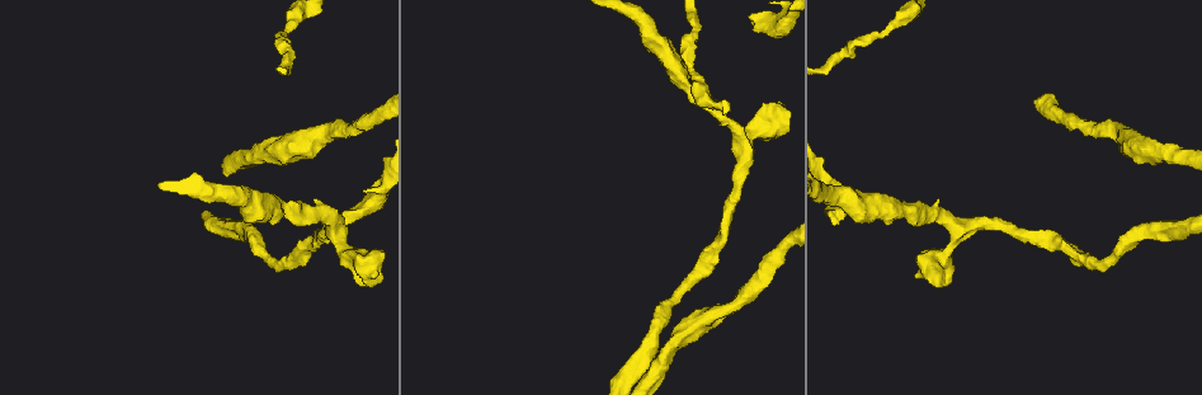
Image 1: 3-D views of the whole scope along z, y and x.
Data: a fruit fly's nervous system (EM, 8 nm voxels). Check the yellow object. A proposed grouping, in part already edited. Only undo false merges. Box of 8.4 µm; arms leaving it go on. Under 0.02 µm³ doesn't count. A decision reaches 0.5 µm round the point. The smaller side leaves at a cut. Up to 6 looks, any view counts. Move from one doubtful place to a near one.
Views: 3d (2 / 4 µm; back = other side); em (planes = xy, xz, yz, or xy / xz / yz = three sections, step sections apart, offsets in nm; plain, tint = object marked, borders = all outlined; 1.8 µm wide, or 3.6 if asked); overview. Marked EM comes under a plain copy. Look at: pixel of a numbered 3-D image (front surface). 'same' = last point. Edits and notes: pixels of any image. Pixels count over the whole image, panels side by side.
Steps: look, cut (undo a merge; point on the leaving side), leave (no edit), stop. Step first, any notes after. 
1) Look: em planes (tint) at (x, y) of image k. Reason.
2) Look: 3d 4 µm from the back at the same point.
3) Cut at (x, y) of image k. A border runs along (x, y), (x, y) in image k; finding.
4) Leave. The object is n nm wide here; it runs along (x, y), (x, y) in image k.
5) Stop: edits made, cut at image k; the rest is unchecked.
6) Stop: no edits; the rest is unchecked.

Look: em planes (tint) at (358, 208) of image 1. Thick turns thin.

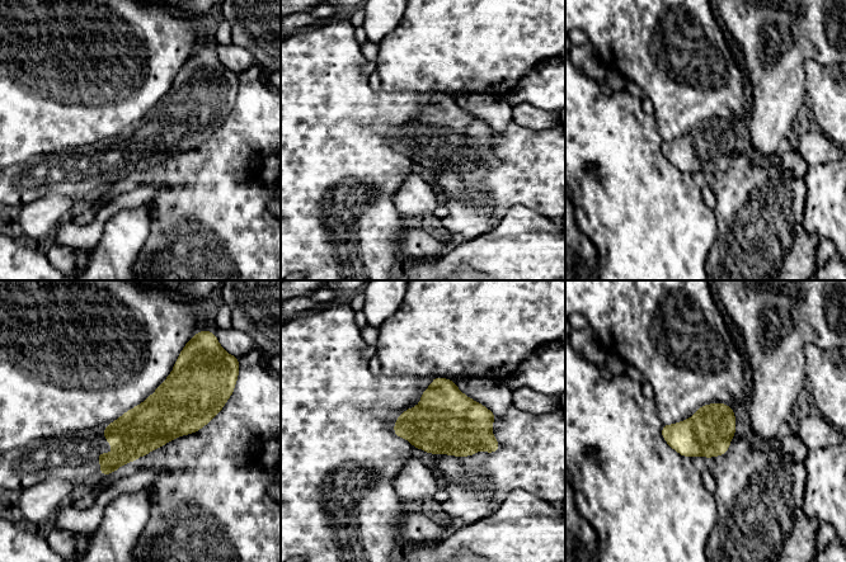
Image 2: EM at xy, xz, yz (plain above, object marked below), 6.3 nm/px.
Leave. The object is 300 nm wide here; all the same cell.

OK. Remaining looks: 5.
Look: em planes (tint) at (290, 22) of image 1. Sudden change in width.

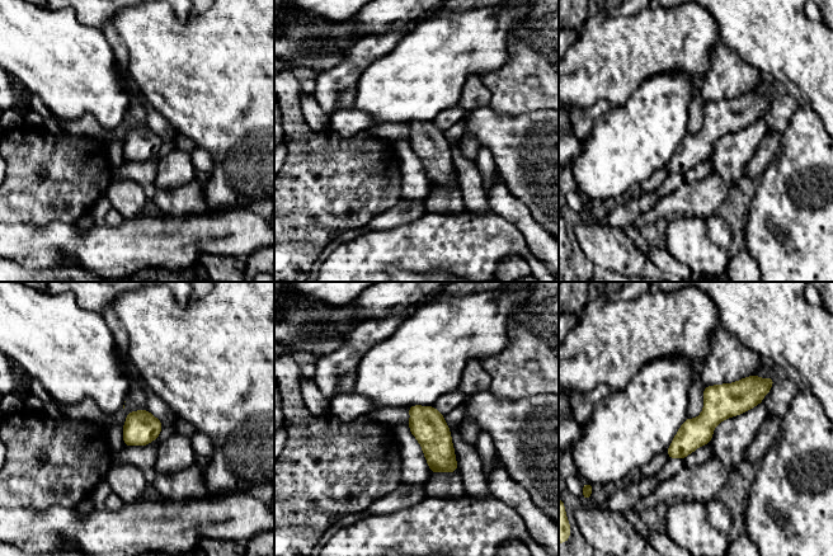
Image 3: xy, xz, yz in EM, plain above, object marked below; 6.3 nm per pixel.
Leave. Continuous, no second cell.

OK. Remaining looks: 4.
Look: em xz step 4 (tint) at (302, 133) of image 1. Thick turns thin.

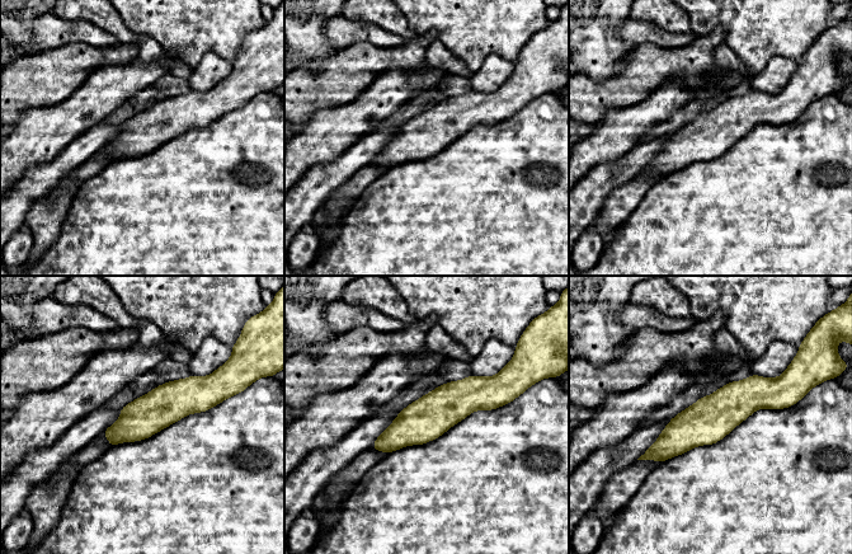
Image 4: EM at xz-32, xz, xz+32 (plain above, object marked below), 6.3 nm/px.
Look: em planes (tint) at the same point.

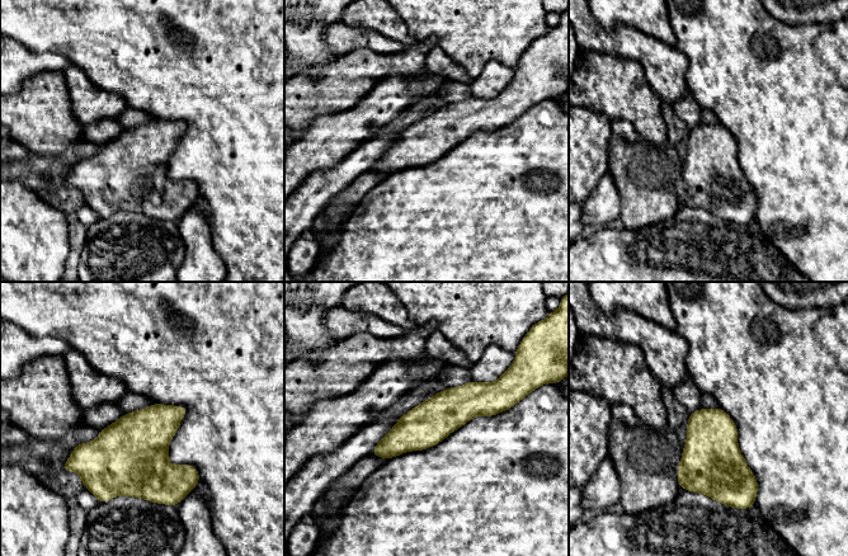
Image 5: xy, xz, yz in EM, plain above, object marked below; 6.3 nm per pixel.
Leave. The object is 280 nm wide here; it runs along (500, 405), (456, 405), (377, 452) in image 5; one cell here.

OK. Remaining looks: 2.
Stop: no edits; the rest is unchecked.

